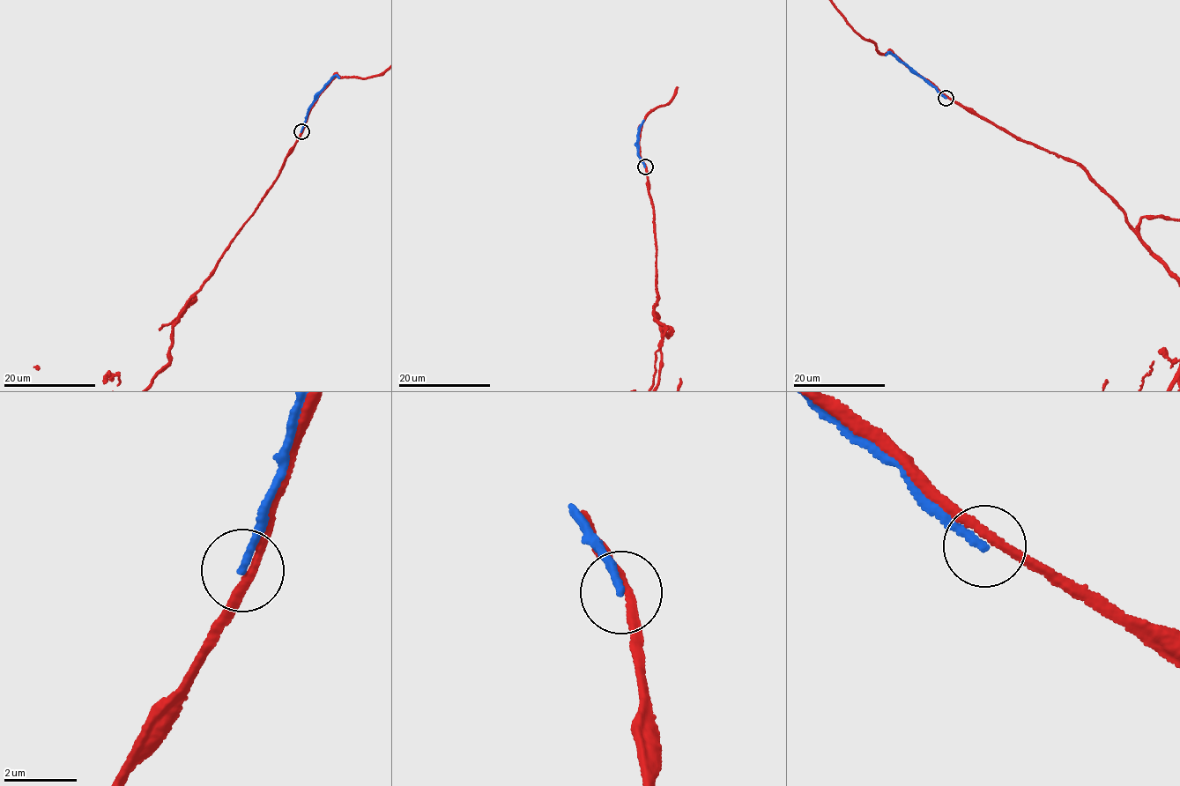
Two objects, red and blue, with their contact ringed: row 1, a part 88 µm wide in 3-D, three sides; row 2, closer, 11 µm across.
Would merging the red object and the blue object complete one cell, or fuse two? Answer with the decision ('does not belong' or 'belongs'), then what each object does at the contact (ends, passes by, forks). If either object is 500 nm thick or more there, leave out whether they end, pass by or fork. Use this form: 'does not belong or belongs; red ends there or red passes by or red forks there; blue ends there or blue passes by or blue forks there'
does not belong; red passes by; blue ends there

